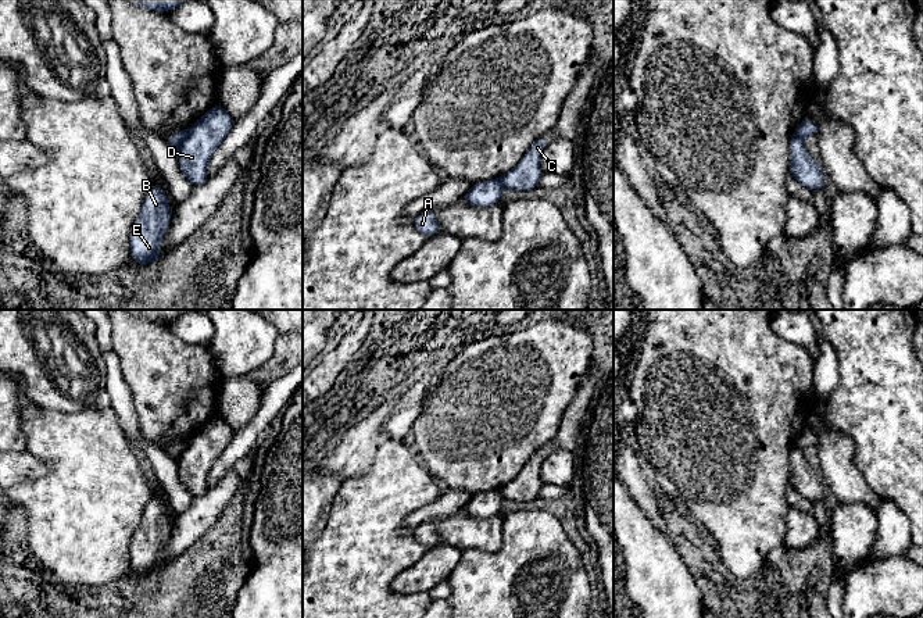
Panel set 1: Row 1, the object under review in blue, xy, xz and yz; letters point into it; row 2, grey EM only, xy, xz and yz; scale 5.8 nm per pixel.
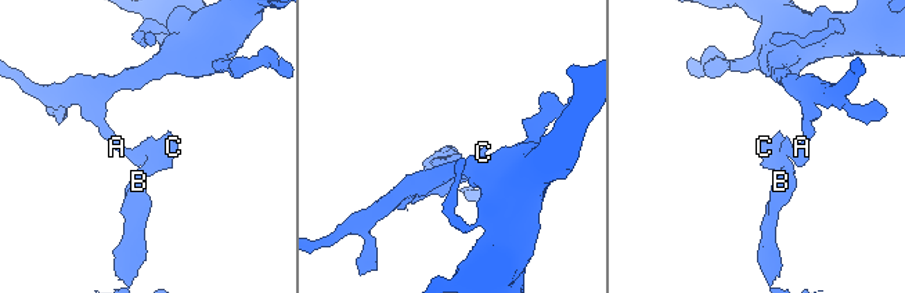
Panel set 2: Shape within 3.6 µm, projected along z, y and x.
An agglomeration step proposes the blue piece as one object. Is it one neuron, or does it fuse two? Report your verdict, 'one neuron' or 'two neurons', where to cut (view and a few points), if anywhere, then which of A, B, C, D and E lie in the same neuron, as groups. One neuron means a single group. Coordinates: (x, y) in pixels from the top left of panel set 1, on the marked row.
two neurons; cut in xy along (189, 129), (176, 149); A / B C D E

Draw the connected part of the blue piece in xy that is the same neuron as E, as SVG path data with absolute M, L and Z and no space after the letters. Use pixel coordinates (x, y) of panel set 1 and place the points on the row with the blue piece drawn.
M154 183L147 192L140 214L130 228L130 258L140 265L162 256L161 240L169 228L172 215L165 190Z

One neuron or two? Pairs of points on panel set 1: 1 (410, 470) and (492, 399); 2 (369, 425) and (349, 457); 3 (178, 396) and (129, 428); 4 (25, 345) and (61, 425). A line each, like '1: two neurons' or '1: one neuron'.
1: two neurons
2: one neuron
3: two neurons
4: two neurons

